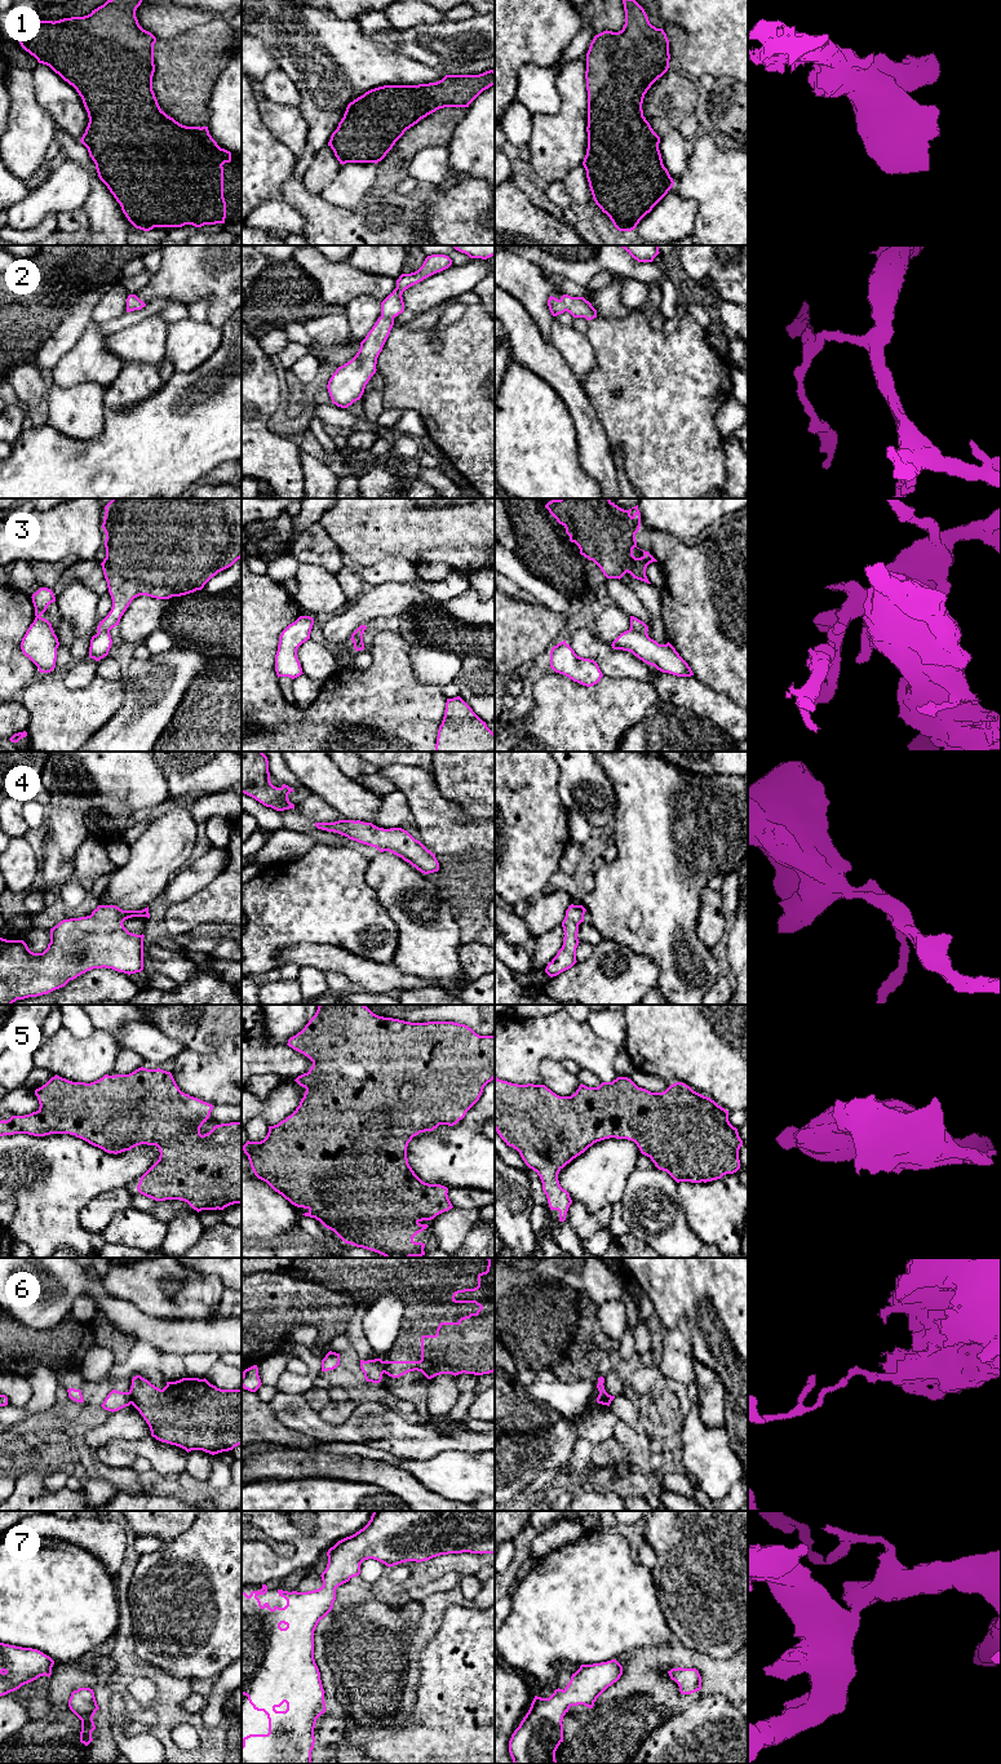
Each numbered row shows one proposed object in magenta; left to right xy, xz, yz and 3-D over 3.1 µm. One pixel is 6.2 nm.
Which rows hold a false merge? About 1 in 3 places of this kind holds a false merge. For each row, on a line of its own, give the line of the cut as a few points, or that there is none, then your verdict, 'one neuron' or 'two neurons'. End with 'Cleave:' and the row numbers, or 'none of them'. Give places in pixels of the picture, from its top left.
1: no cut; one neuron
2: no cut; one neuron
3: cut in yz along (630, 628), (646, 633); two neurons
4: no cut; one neuron
5: no cut; one neuron
6: cut in xy along (128, 1392), (131, 1403); two neurons
7: no cut; one neuron
Cleave: 3, 6

